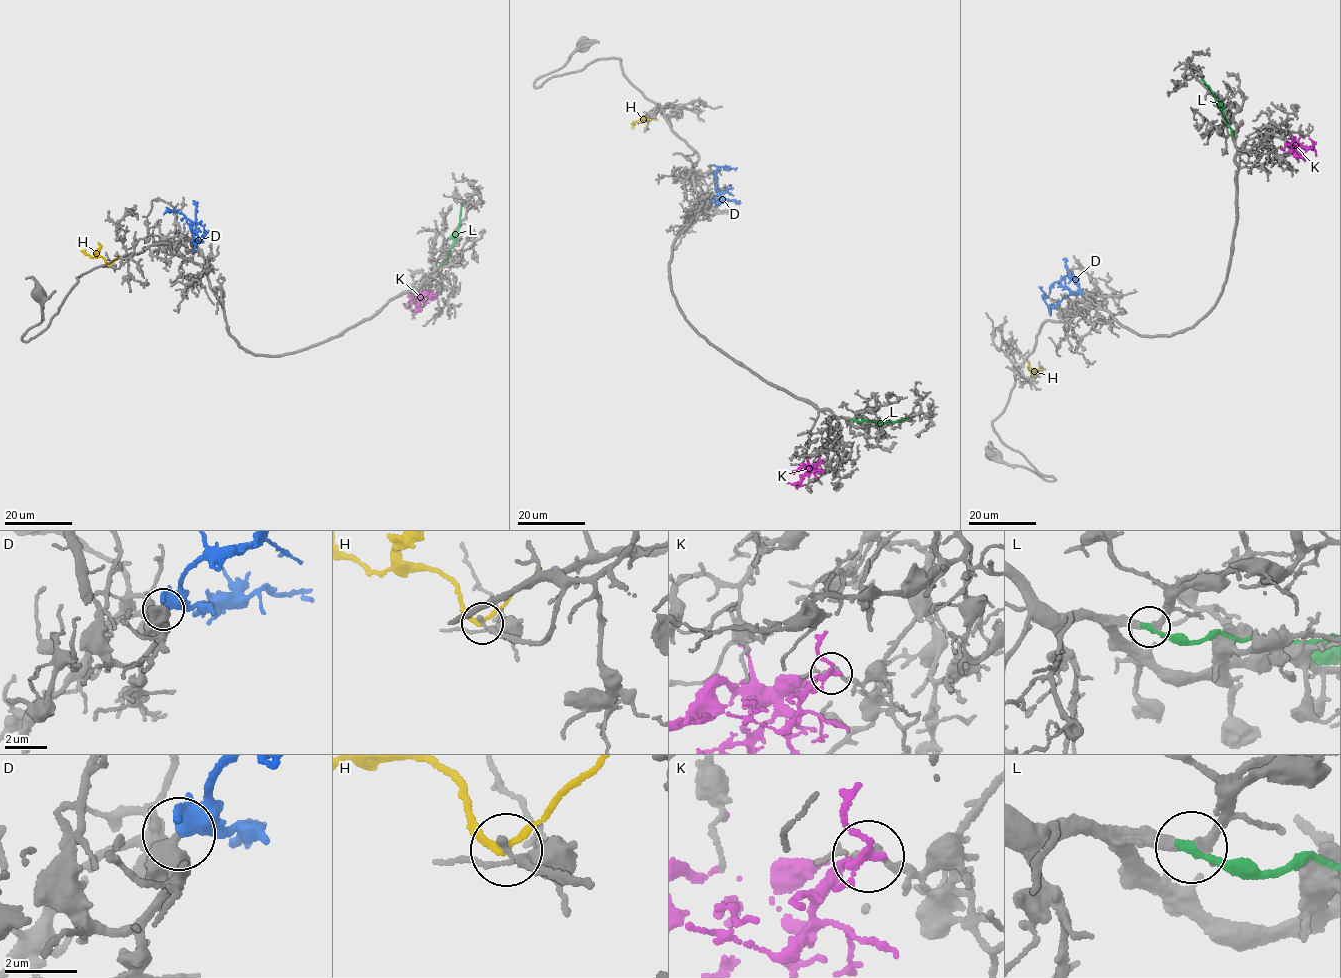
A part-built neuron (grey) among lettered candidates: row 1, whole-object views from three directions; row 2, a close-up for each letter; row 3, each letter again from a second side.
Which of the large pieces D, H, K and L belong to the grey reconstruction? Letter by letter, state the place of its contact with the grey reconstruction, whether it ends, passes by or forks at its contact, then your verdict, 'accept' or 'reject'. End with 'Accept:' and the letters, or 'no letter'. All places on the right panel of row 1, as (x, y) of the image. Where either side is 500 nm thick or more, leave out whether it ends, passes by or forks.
D: meets grey at (1082, 292); it forks there; accept
H: meets grey at (1032, 376); it passes by; reject
K: meets grey at (1286, 144); it forks there; reject
L: meets grey at (1232, 136); it ends there; reject
Accept: D

